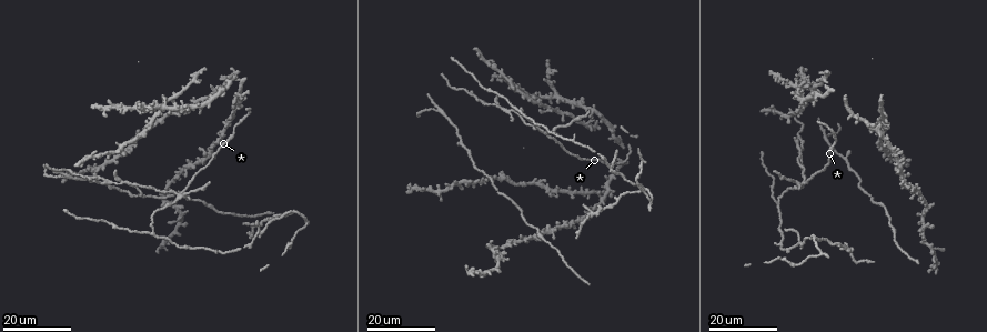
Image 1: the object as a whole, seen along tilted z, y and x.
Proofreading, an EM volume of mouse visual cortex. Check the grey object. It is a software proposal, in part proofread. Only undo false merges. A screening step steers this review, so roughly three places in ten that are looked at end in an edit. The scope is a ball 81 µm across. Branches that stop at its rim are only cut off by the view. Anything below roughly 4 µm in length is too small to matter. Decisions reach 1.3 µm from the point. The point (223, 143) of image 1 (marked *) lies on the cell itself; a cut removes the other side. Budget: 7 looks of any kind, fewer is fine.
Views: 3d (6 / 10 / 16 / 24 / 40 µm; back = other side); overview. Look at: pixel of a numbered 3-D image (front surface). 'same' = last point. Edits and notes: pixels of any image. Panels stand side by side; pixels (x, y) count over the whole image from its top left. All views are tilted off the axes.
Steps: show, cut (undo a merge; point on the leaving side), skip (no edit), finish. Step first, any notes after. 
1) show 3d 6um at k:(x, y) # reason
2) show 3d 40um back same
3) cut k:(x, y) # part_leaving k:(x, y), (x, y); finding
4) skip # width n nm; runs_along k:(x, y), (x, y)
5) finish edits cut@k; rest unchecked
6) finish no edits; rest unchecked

show 3d 24um at 1:(851, 114) # arms part here

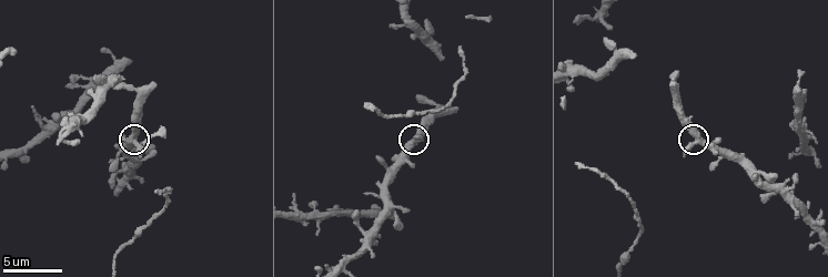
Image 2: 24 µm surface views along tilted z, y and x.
show 3d 10um at 2:(133, 136)

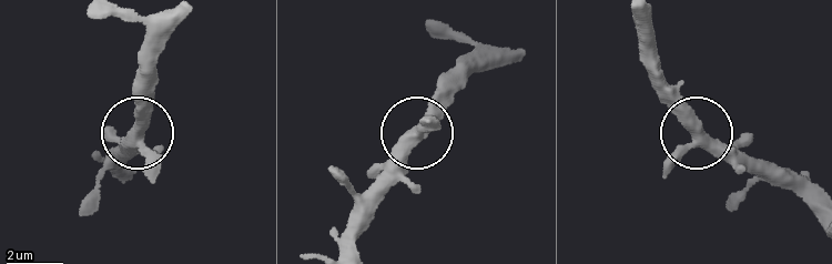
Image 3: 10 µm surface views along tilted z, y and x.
skip # arms 3; continuous, no second cell

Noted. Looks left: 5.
show 3d 16um at 1:(551, 101) # four arms meet

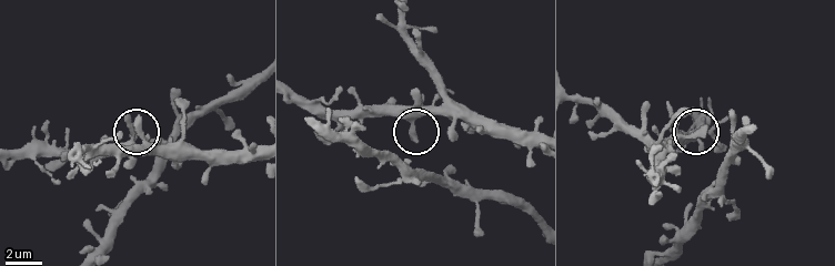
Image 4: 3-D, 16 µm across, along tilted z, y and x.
show 3d 10um at 4:(409, 120)

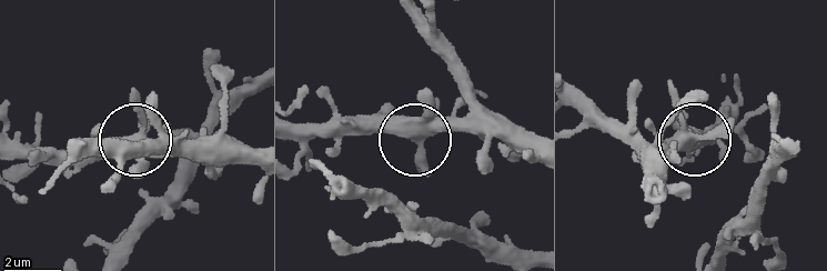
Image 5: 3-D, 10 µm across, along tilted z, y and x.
skip # all the same cell

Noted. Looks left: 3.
show 3d 16um at 2:(79, 134)

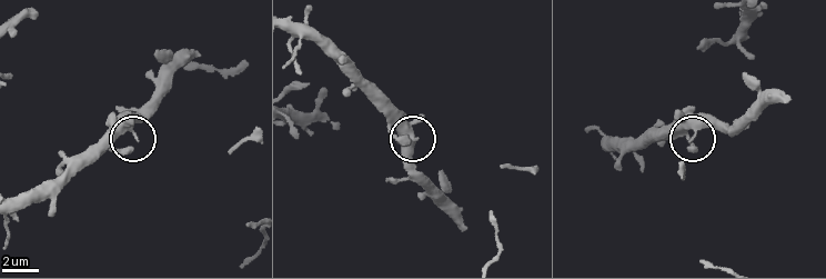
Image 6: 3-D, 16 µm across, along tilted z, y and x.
show 3d 16um back at 6:(691, 137) # from behind

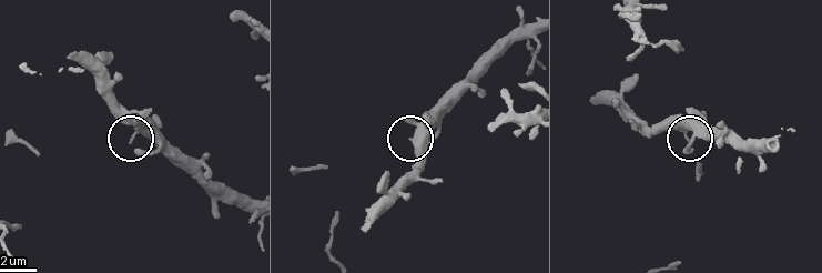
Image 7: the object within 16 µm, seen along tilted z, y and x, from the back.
skip # all the same cell

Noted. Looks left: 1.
finish no edits; rest unchecked

